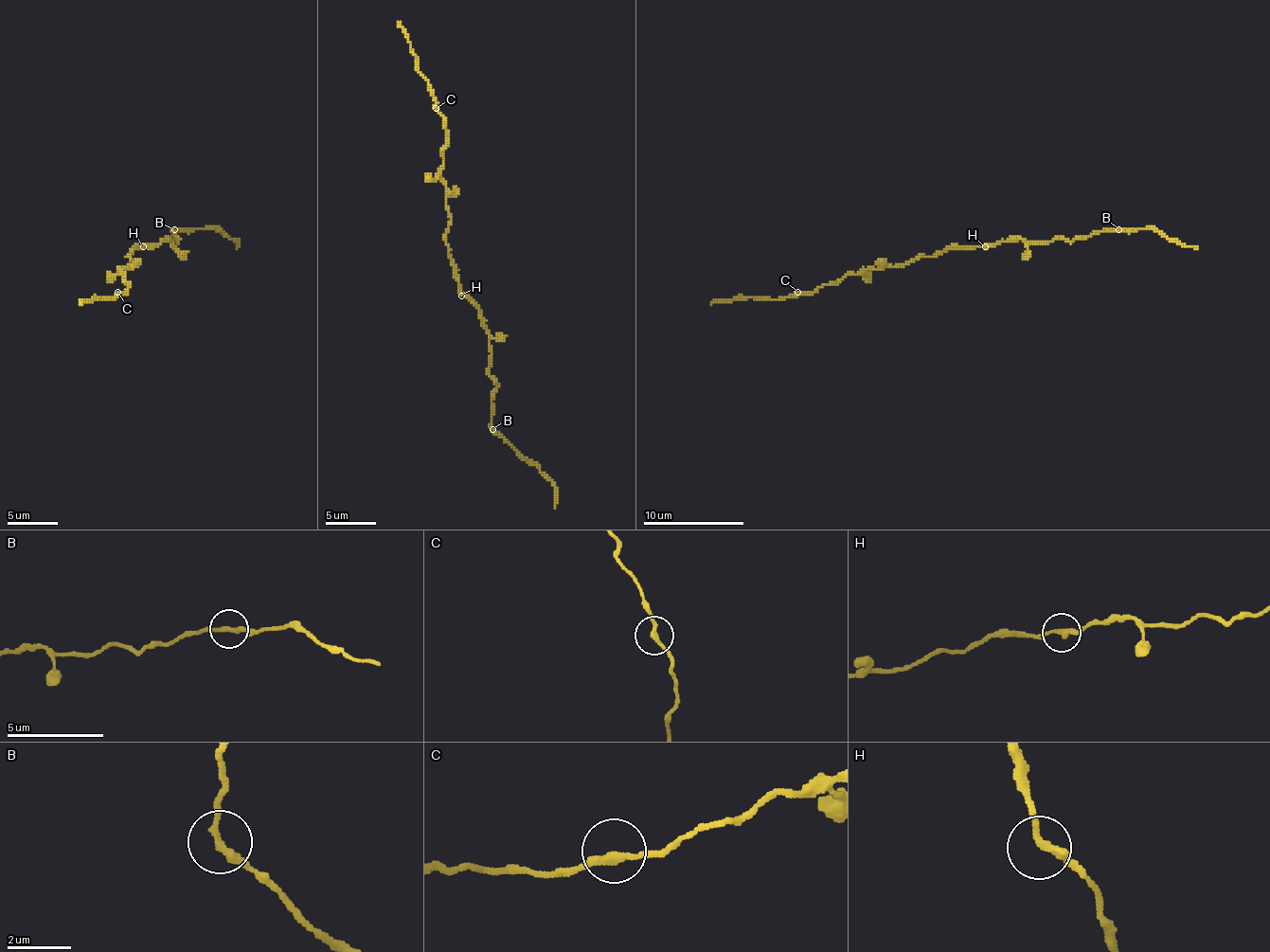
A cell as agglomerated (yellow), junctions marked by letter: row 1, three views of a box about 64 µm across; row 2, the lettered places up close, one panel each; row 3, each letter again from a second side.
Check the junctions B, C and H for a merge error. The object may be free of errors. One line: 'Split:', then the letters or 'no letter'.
Split: no letter

